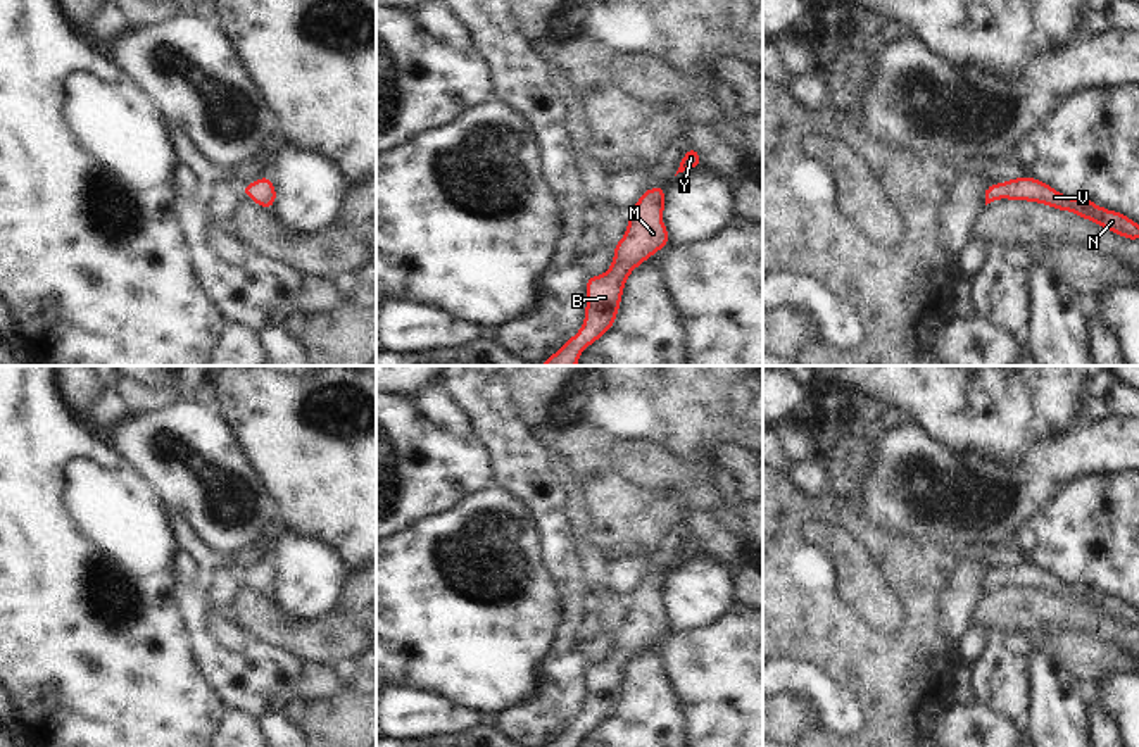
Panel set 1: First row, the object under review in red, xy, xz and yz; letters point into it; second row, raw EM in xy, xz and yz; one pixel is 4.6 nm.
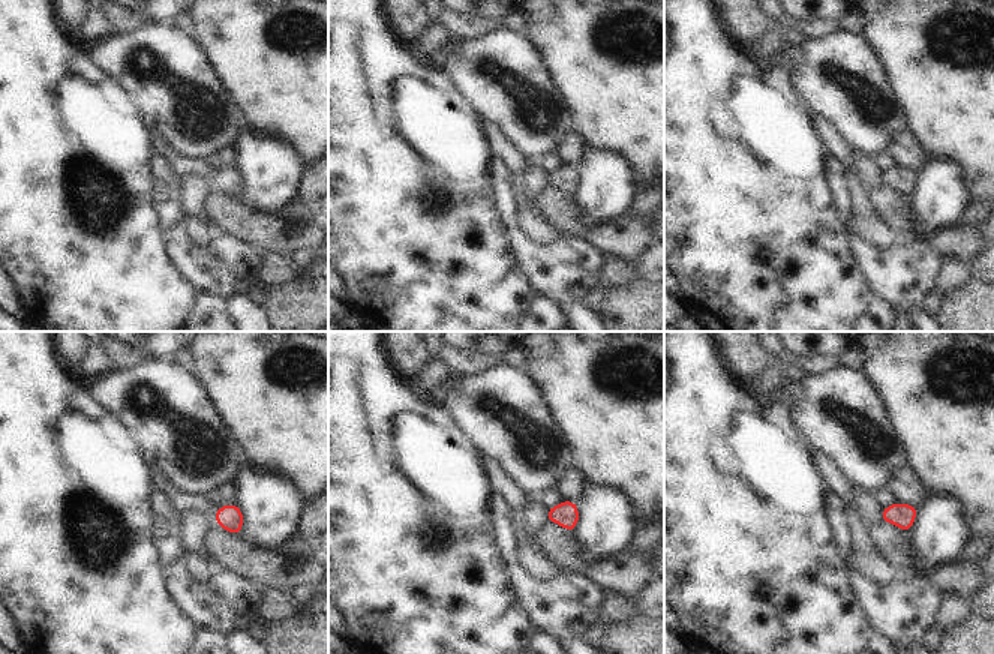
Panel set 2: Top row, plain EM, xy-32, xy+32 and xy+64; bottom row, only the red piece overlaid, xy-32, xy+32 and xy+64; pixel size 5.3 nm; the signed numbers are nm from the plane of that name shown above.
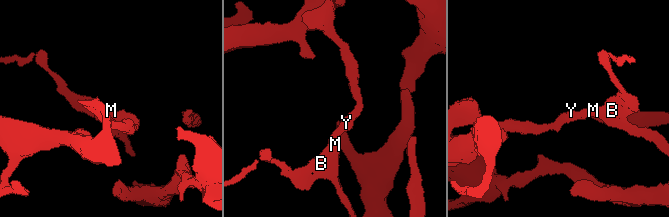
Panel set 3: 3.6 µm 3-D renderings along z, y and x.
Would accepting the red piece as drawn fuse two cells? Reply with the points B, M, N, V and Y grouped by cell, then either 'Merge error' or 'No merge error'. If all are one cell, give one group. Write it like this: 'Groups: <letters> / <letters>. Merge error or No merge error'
Groups: B M N V Y. No merge error

